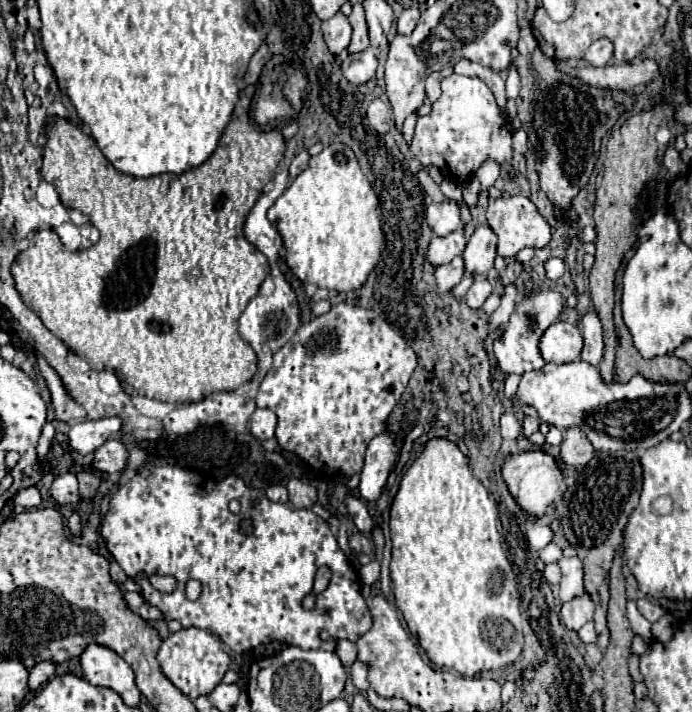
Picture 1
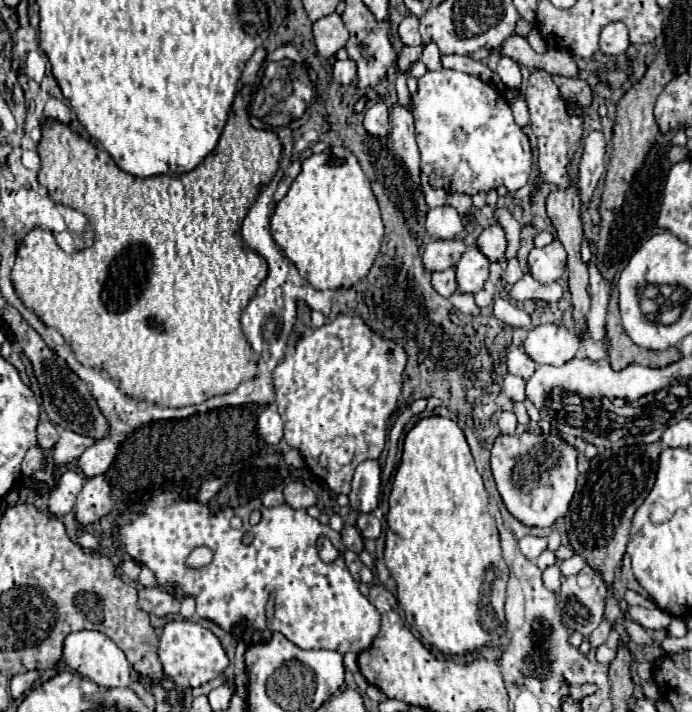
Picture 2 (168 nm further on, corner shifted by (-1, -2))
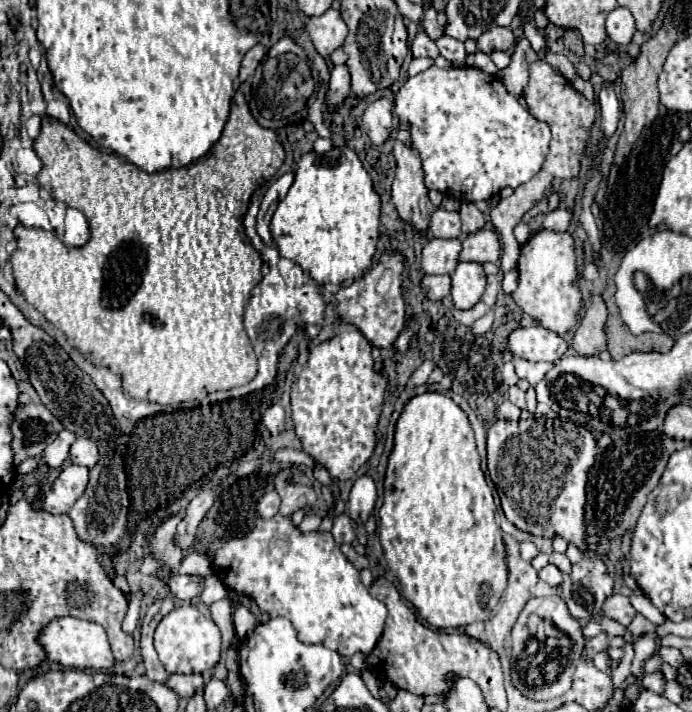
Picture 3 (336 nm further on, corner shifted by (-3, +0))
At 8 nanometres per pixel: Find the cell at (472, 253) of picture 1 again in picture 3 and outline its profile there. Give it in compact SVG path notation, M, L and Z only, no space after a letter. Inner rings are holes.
M458 263L452 273L452 301L456 309L474 307L486 287L486 273L480 263Z

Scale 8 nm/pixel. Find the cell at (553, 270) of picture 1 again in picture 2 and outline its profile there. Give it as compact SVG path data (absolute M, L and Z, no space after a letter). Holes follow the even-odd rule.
M554 239L546 247L534 247L528 257L530 275L538 283L552 283L564 275L566 267L566 251L558 239Z

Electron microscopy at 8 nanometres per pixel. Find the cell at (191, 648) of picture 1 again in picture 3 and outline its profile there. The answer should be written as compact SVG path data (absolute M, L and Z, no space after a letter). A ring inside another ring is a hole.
M180 605L170 611L158 625L154 633L154 645L166 673L204 673L218 665L220 661L220 631L216 623L202 613L198 607Z

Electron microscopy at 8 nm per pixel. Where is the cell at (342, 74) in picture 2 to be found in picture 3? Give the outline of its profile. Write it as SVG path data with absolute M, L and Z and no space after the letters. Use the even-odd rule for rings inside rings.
M336 65L330 77L330 89L326 95L326 105L330 109L338 107L350 93L350 71L346 65Z

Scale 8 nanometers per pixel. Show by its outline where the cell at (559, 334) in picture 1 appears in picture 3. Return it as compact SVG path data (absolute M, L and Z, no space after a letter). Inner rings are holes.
M540 325L520 327L508 339L508 349L528 361L558 361L568 351L568 343L562 335L548 331Z

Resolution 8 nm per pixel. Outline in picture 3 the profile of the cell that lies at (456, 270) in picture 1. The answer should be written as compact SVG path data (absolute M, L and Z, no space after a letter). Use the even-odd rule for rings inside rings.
M426 275L422 279L422 289L428 299L440 301L450 295L450 275Z

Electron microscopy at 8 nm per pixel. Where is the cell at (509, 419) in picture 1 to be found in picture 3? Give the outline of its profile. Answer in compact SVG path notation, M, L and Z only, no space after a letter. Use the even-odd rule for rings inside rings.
M504 401L500 407L498 407L498 417L500 419L508 419L508 421L518 421L520 417L520 409L516 405L512 405L510 401Z

